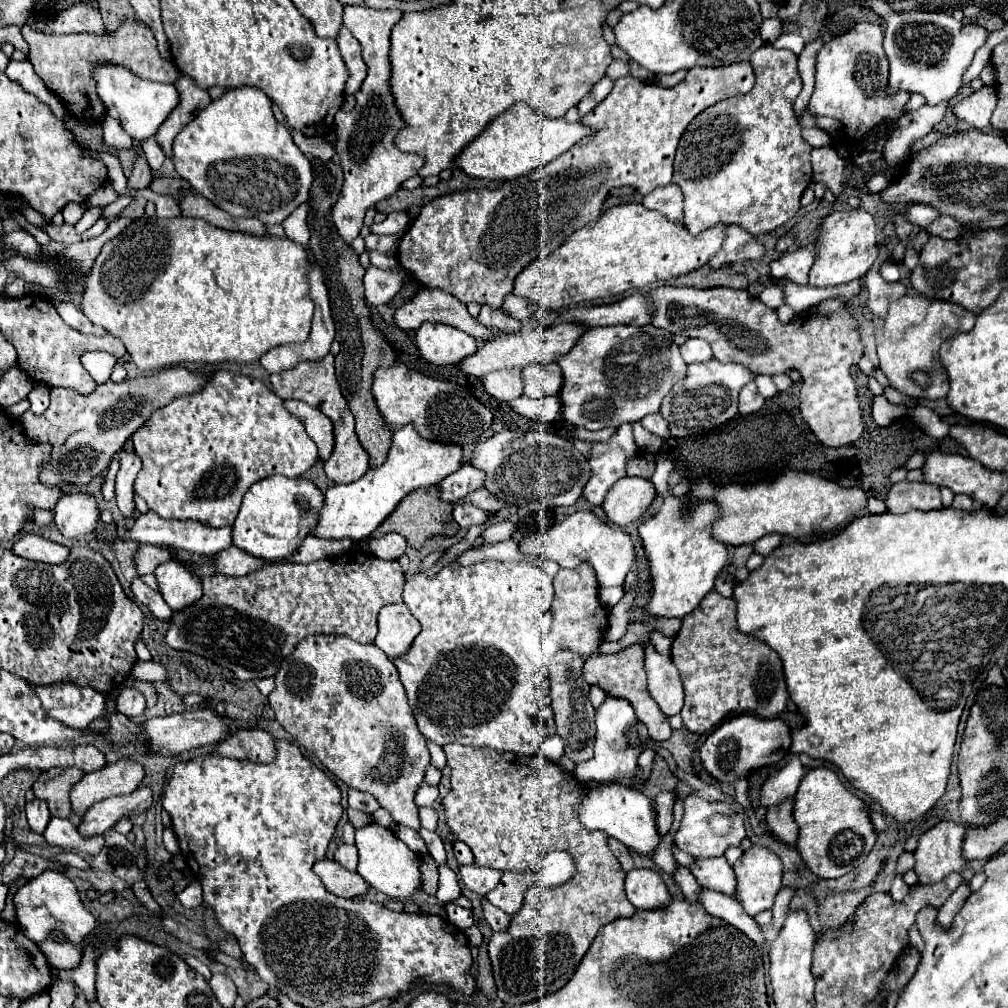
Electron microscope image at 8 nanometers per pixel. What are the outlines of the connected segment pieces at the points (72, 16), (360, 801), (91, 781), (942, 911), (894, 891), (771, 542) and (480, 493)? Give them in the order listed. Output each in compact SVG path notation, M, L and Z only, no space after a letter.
M73 4L71 8L63 10L61 14L57 14L57 18L53 22L47 24L45 28L47 34L71 34L71 32L95 32L101 34L105 32L101 14L97 8L93 8L91 4Z
M349 790L349 806L351 808L357 808L361 812L367 812L367 814L373 814L375 810L379 810L379 802L373 800L371 794L367 792L359 792L359 790Z
M119 760L115 764L107 764L103 770L85 774L71 790L71 810L75 818L83 818L85 812L111 796L131 794L143 780L143 768L131 760Z
M963 882L963 884L949 896L949 900L939 908L939 912L937 912L937 926L949 930L949 928L953 926L955 916L959 914L959 910L961 910L963 904L965 904L965 900L969 898L969 894L971 894L971 888Z
M897 876L897 878L893 880L889 894L891 894L891 898L893 898L895 902L901 902L901 900L909 894L909 886L903 882L903 878L901 878L901 876Z
M763 536L761 540L757 540L755 544L753 544L753 550L757 552L757 554L761 554L761 556L769 556L779 544L781 544L781 536Z
M479 488L477 492L473 492L473 496L467 496L465 500L469 500L471 504L475 504L477 508L487 510L489 514L499 512L501 508L505 508L505 502L501 502L499 498L495 498L491 492L487 492L485 488Z

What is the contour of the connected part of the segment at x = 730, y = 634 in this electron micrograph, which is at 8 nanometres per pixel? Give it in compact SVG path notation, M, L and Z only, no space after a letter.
M711 590L701 600L697 610L693 610L683 618L683 626L673 640L671 658L683 680L685 706L681 710L681 718L689 732L703 734L709 728L717 726L723 718L735 716L735 714L749 712L749 714L759 714L759 718L775 718L785 710L789 694L787 694L787 684L783 676L783 662L779 654L773 648L769 648L765 642L737 628L733 598L723 598L715 590Z

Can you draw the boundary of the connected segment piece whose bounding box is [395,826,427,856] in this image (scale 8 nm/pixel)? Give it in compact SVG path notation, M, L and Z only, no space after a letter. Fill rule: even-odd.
M397 826L395 828L395 834L419 856L427 856L427 844L423 842L423 838L419 836L419 832L411 830L411 828L405 828L405 826Z

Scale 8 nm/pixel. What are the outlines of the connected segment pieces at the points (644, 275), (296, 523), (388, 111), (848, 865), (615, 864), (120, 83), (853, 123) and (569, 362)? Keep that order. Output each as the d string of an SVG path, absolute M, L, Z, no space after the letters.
M621 204L607 210L597 222L583 226L581 230L573 232L569 240L565 240L555 252L533 260L517 278L515 278L515 294L527 296L539 304L541 310L561 310L571 308L579 302L589 302L597 298L609 298L623 294L625 290L643 290L655 282L667 282L677 278L685 272L693 272L705 266L723 246L727 238L727 224L717 224L697 236L689 234L689 230L679 224L671 222L655 210L647 210L641 204Z
M269 476L255 482L243 498L233 524L233 544L261 560L281 562L289 558L313 532L323 508L323 494L305 478Z
M367 6L343 8L343 24L361 42L363 58L369 66L369 74L361 90L355 94L355 110L337 112L335 116L335 132L339 138L335 150L341 158L345 184L337 204L333 206L333 220L341 238L349 244L359 236L365 212L379 200L393 196L401 184L413 178L423 166L421 156L401 152L393 146L393 136L401 130L401 116L397 116L393 100L389 98L389 34L401 16L403 14L399 10L375 10Z
M813 768L803 776L793 798L793 818L799 826L797 852L805 866L819 878L841 878L855 870L875 844L869 808L853 796L829 768Z
M447 744L447 764L451 768L451 792L443 798L447 824L455 832L457 840L465 842L475 856L479 866L500 871L533 872L541 866L541 860L553 852L569 852L577 864L577 874L571 882L555 888L531 886L527 890L521 912L511 916L509 928L493 932L489 940L489 958L493 978L497 984L497 996L505 1004L525 1004L539 1000L547 994L557 992L569 982L585 952L589 950L599 928L617 918L629 918L635 914L633 904L625 896L625 870L619 860L607 848L607 834L585 828L573 808L581 802L581 788L575 776L561 772L557 764L543 756L521 756L521 754L499 754L491 750L461 748L459 744Z
M93 64L91 76L97 84L97 96L101 98L107 116L115 118L123 126L123 130L137 142L153 136L179 100L173 84L161 84L139 78L121 64Z
M861 22L849 32L835 36L831 42L823 44L823 48L819 50L815 60L815 90L809 100L809 112L839 120L843 132L849 138L851 134L857 134L857 138L865 138L869 136L869 132L873 132L873 128L889 124L891 120L897 122L905 114L905 106L911 94L909 92L887 94L887 78L889 78L889 62L883 52L883 28L877 24Z
M605 326L605 328L587 328L575 342L571 352L561 354L555 362L563 372L563 386L559 390L561 398L561 416L571 426L585 430L601 428L619 428L625 422L639 422L647 414L659 412L661 400L671 392L671 388L685 378L687 364L679 354L679 346L673 340L671 332L647 326Z

